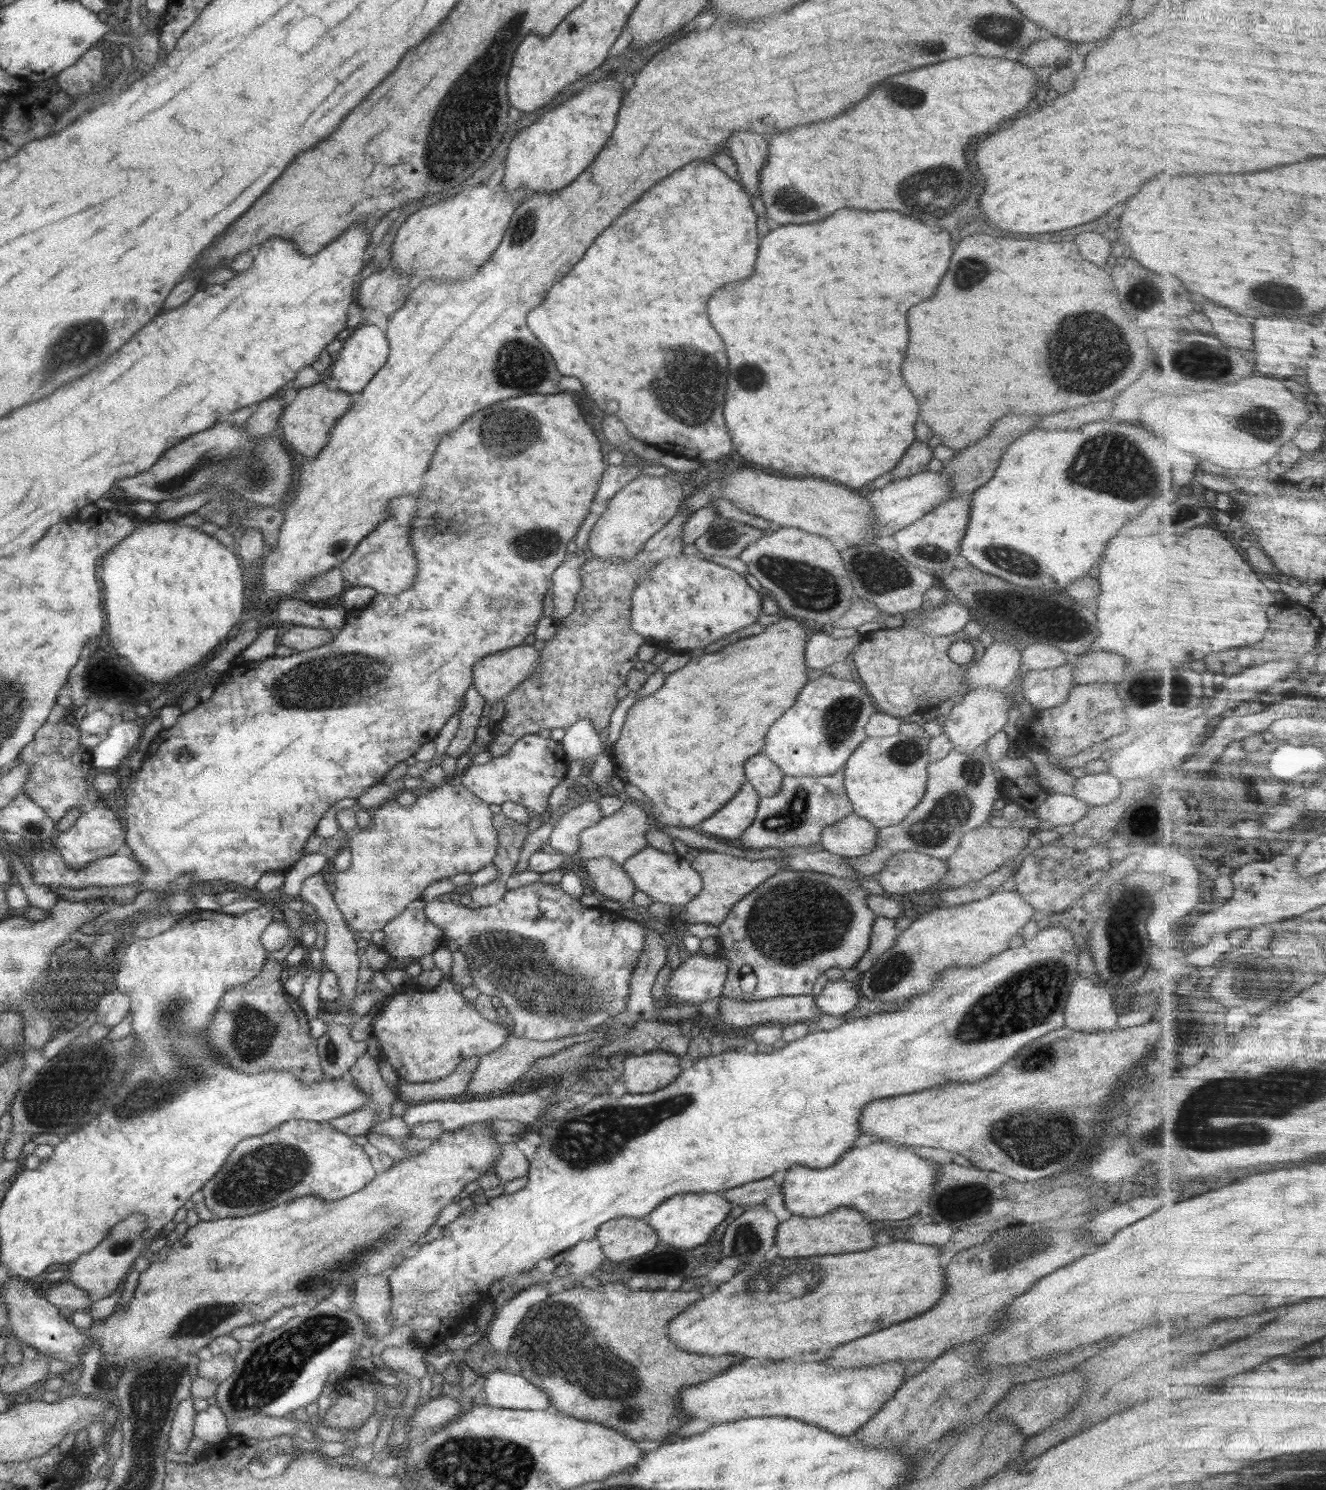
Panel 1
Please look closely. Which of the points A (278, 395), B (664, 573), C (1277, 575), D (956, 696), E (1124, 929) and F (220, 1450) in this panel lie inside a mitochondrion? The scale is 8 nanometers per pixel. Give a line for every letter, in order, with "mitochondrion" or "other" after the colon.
A: other
B: other
C: other
D: other
E: mitochondrion
F: other

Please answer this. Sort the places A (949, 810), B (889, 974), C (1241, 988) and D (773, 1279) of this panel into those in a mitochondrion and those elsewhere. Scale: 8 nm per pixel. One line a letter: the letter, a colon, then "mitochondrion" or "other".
A: mitochondrion
B: mitochondrion
C: mitochondrion
D: mitochondrion

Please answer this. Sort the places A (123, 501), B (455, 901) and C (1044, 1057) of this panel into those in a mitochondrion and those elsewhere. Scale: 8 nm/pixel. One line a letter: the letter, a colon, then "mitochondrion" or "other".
A: other
B: other
C: mitochondrion

